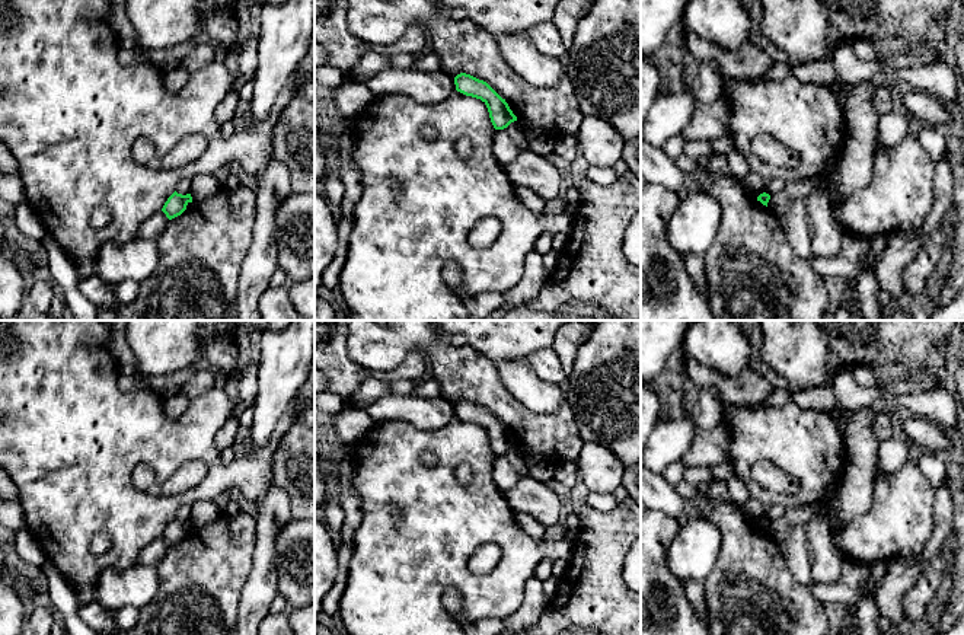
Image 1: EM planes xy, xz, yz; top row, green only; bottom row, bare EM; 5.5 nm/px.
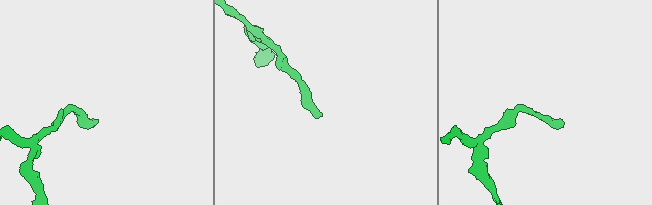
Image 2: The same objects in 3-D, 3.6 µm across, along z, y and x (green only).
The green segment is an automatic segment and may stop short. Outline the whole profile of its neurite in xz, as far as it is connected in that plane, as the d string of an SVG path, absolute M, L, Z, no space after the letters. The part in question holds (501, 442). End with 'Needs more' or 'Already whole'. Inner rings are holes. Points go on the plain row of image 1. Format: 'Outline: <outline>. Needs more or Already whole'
Outline: M460 399L454 403L454 411L457 418L481 425L486 431L495 456L504 456L511 449L517 447L517 443L513 440L505 425L502 425L486 408Z. Already whole

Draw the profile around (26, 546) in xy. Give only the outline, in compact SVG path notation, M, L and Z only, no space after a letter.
M26 527L16 532L15 549L20 559L35 567L41 567L47 559L42 548Z

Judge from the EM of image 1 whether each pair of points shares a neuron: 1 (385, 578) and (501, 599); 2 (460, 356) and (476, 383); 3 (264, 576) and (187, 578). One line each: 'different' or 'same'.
1: same
2: same
3: different

